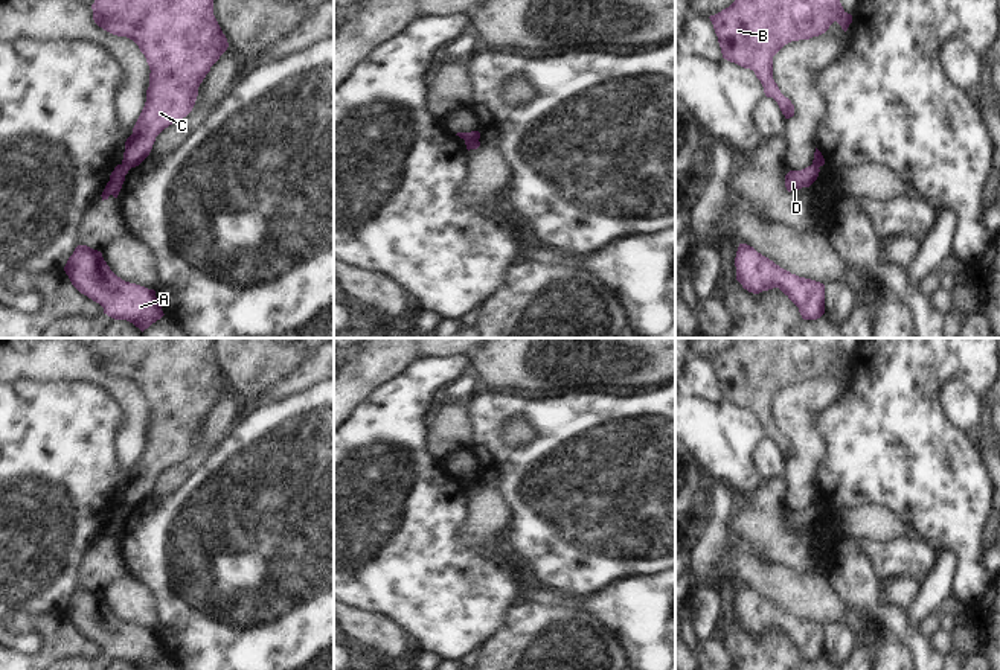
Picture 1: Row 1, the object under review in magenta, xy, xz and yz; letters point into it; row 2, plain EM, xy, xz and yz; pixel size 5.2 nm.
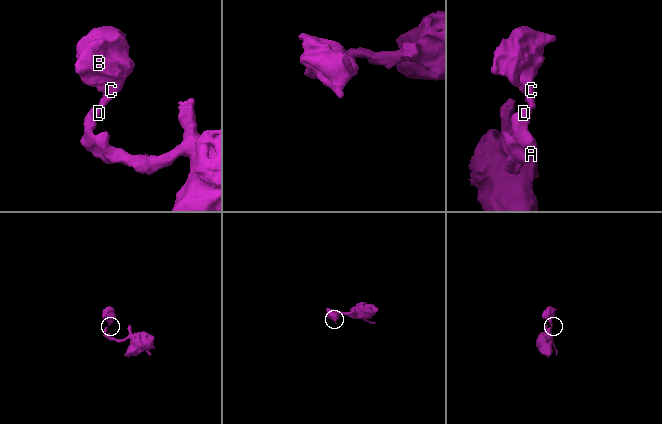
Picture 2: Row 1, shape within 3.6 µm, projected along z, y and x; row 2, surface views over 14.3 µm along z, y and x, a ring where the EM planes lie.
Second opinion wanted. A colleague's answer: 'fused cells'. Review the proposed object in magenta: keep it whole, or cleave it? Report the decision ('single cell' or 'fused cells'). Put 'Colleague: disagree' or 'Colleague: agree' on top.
Colleague: agree
fused cells

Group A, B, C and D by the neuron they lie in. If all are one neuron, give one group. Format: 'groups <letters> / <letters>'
groups A D / B C

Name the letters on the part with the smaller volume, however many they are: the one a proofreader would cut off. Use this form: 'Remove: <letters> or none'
Remove: B, C.

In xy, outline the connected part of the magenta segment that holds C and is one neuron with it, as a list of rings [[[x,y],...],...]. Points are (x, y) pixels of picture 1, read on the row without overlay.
[[[96,338],[93,361],[133,381],[149,407],[145,448],[125,483],[122,506],[139,507],[155,478],[186,458],[198,428],[229,384],[213,356],[213,338]]]

